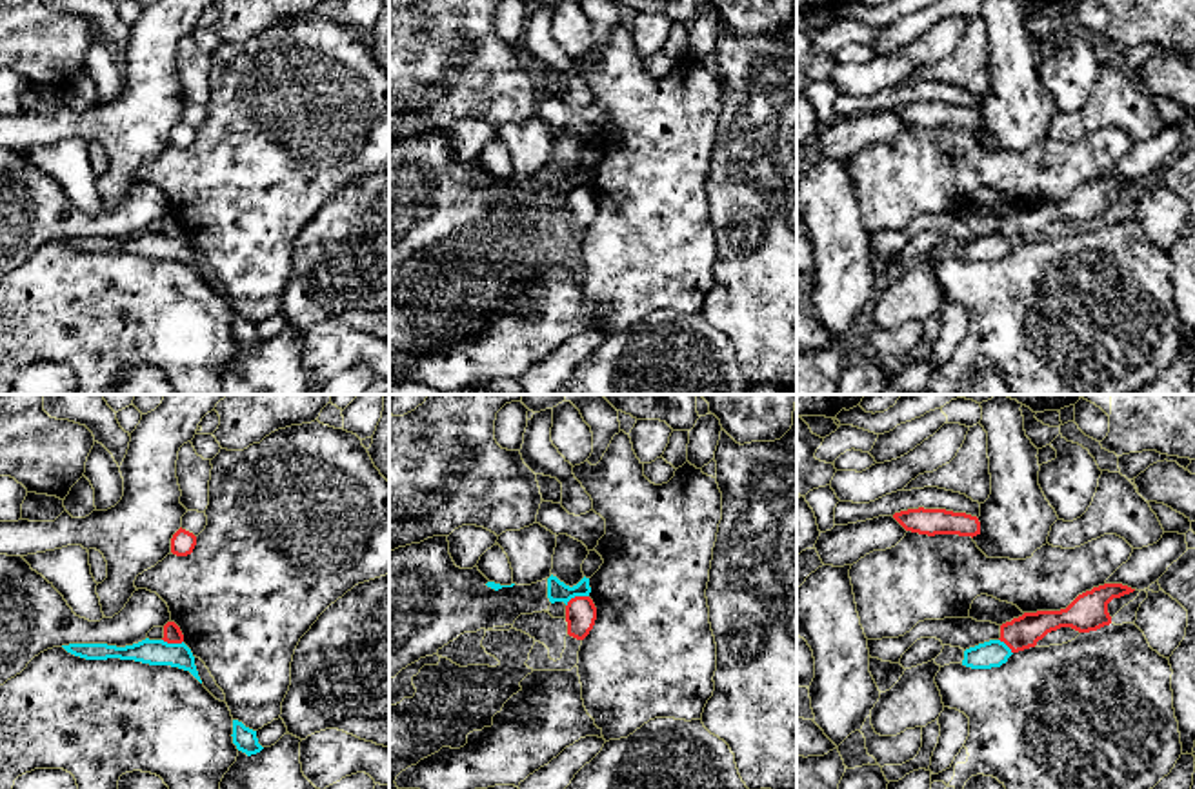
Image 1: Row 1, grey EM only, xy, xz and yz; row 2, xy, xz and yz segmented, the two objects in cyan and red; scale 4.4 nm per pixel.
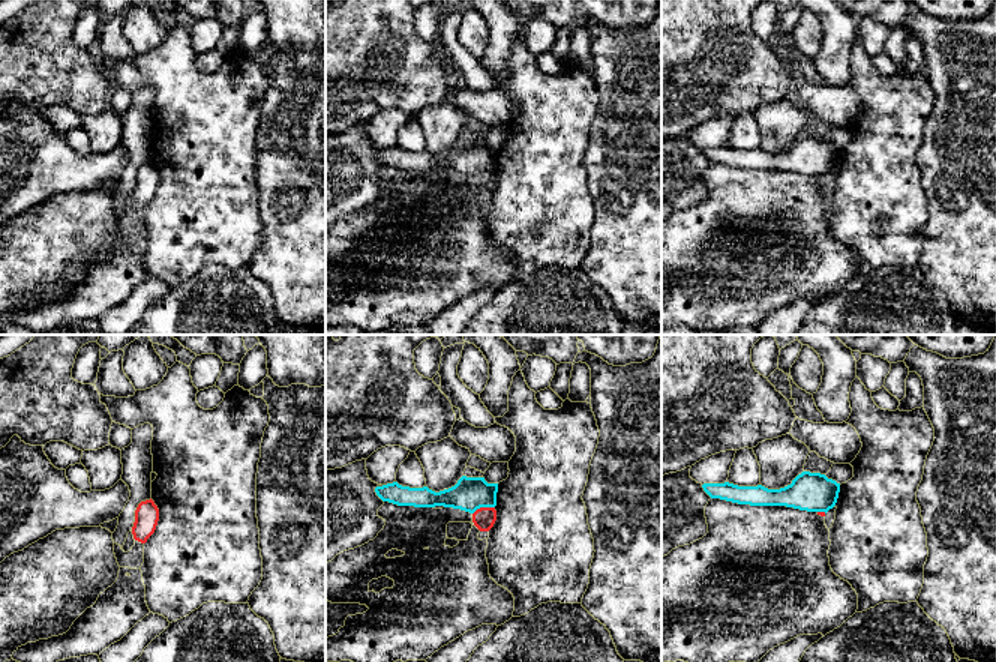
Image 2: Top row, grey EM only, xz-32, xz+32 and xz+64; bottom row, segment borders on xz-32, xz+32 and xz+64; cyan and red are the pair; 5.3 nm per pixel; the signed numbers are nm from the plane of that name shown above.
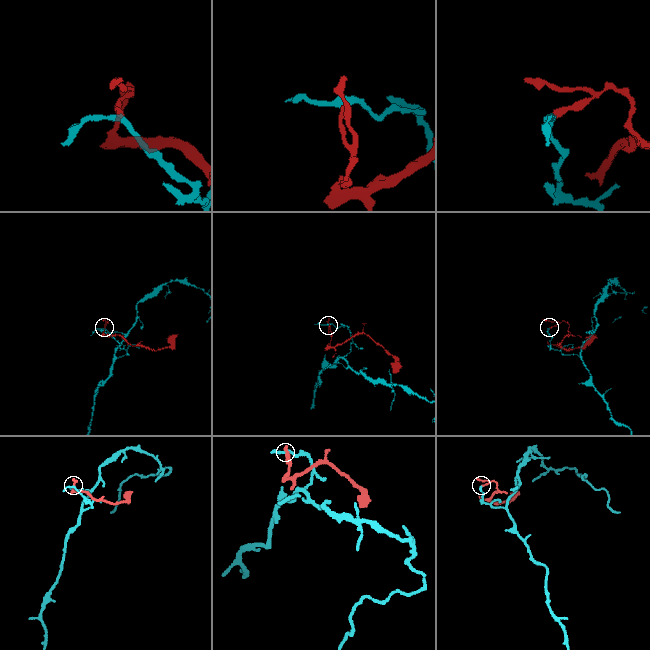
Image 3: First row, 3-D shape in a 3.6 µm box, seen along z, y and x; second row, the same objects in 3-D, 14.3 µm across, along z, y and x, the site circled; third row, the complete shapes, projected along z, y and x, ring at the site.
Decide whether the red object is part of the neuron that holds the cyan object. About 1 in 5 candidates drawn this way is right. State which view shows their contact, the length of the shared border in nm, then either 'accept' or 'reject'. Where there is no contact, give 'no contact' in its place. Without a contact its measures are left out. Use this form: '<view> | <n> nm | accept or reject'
xz | 120 nm | reject

